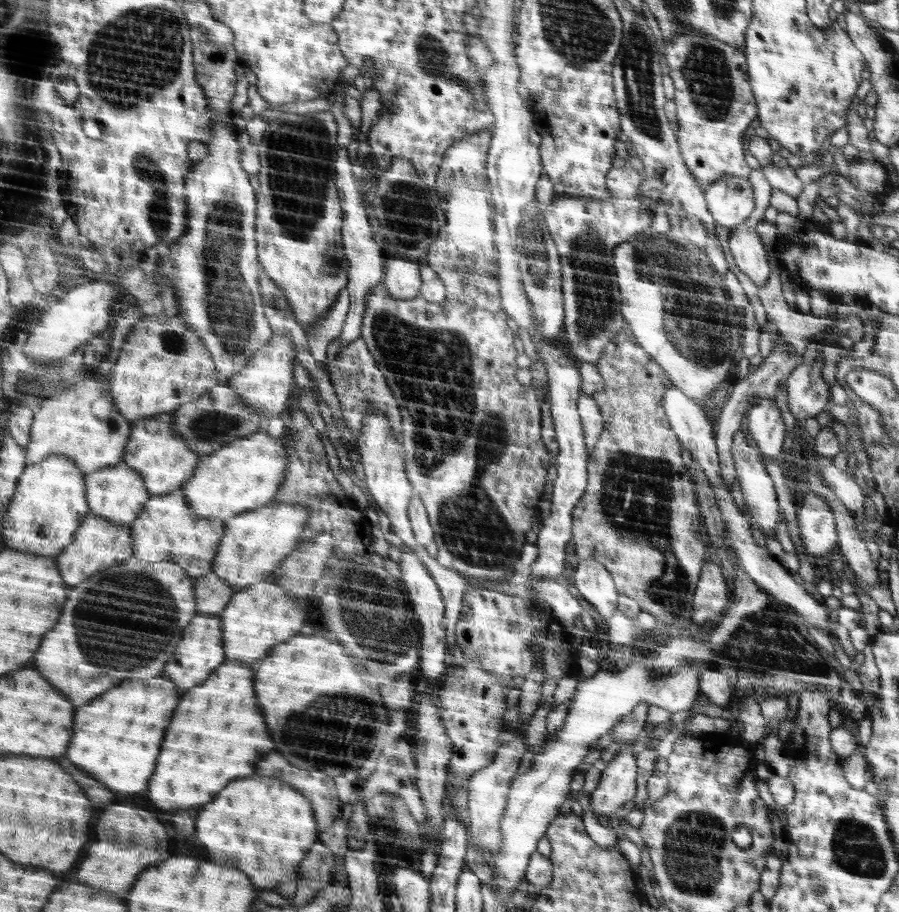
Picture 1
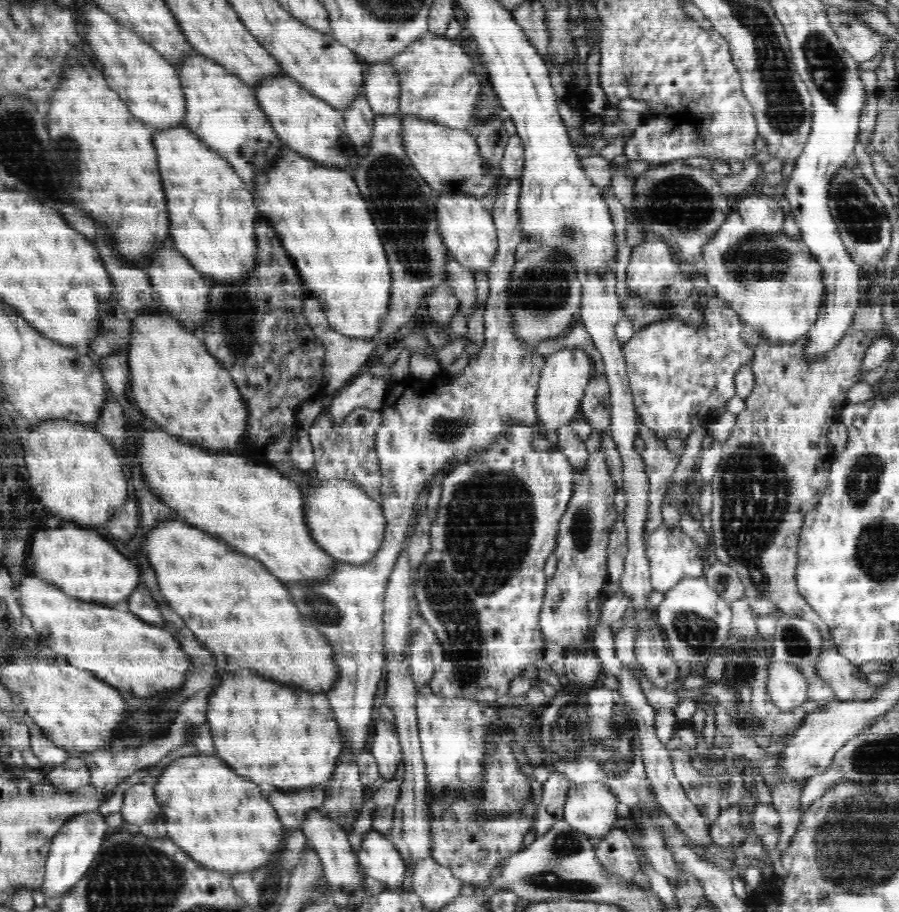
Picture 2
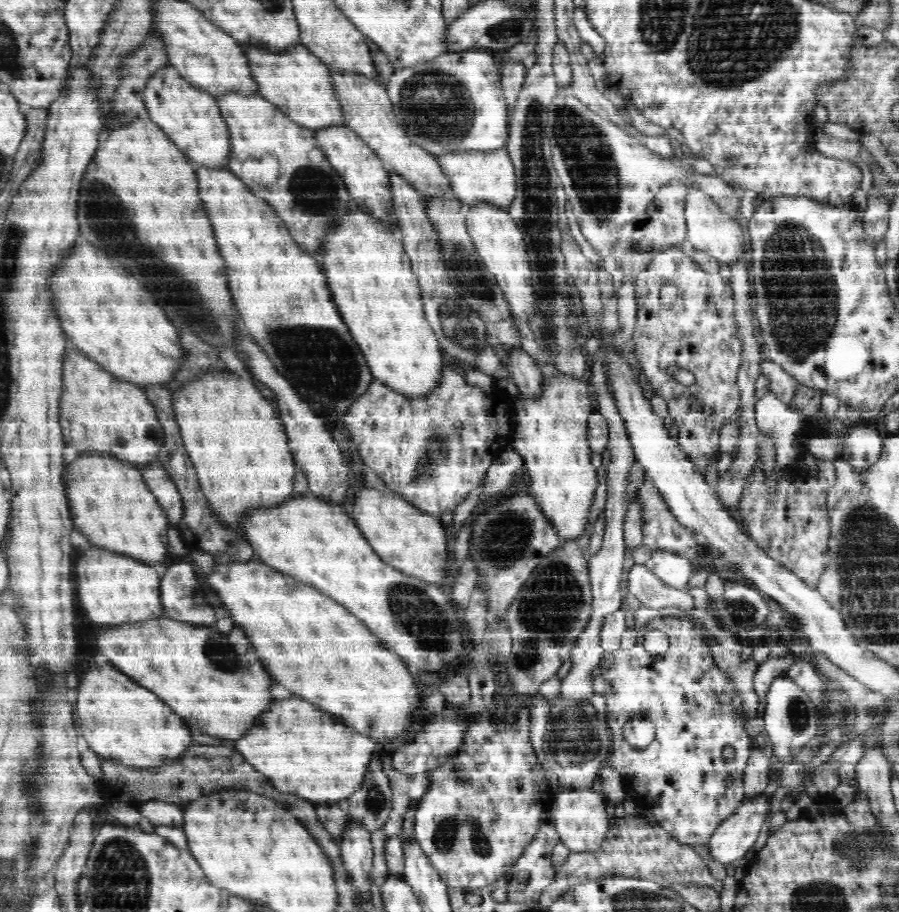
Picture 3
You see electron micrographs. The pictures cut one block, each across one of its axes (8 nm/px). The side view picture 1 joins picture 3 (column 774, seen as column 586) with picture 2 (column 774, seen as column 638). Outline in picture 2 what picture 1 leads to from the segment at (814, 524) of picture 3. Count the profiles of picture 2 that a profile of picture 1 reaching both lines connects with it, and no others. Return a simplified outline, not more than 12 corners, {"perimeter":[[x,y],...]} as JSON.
{"perimeter":[[877,331],[759,334],[712,476],[712,543],[748,604],[830,628],[797,587],[829,428]]}

